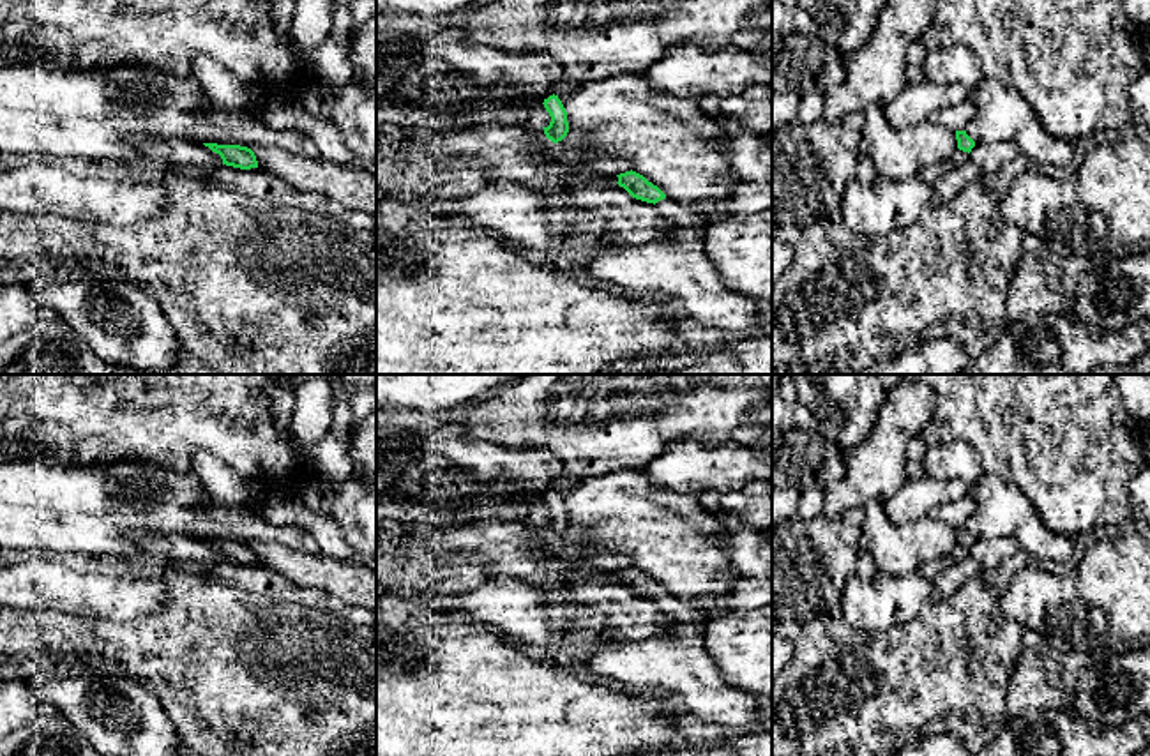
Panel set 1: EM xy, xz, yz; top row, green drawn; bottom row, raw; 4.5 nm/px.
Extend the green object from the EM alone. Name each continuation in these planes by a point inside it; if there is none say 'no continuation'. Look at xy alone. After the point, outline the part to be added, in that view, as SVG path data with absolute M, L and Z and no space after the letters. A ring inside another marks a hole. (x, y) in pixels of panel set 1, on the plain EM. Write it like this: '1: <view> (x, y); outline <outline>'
no continuation

